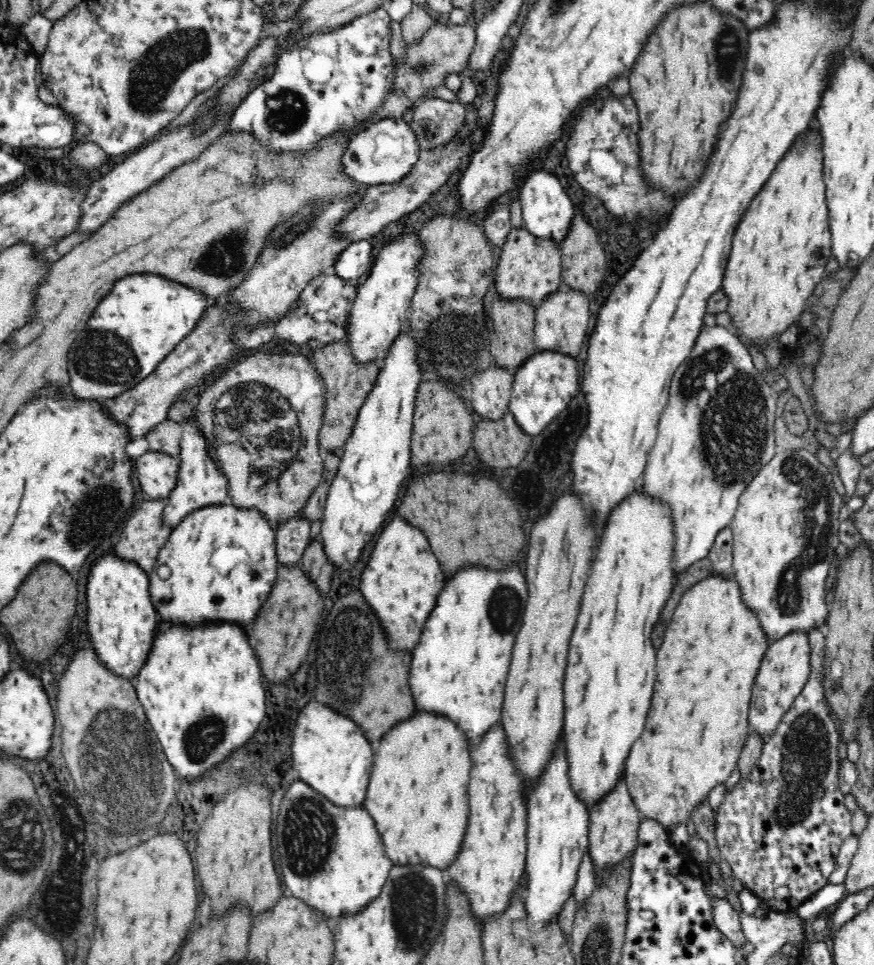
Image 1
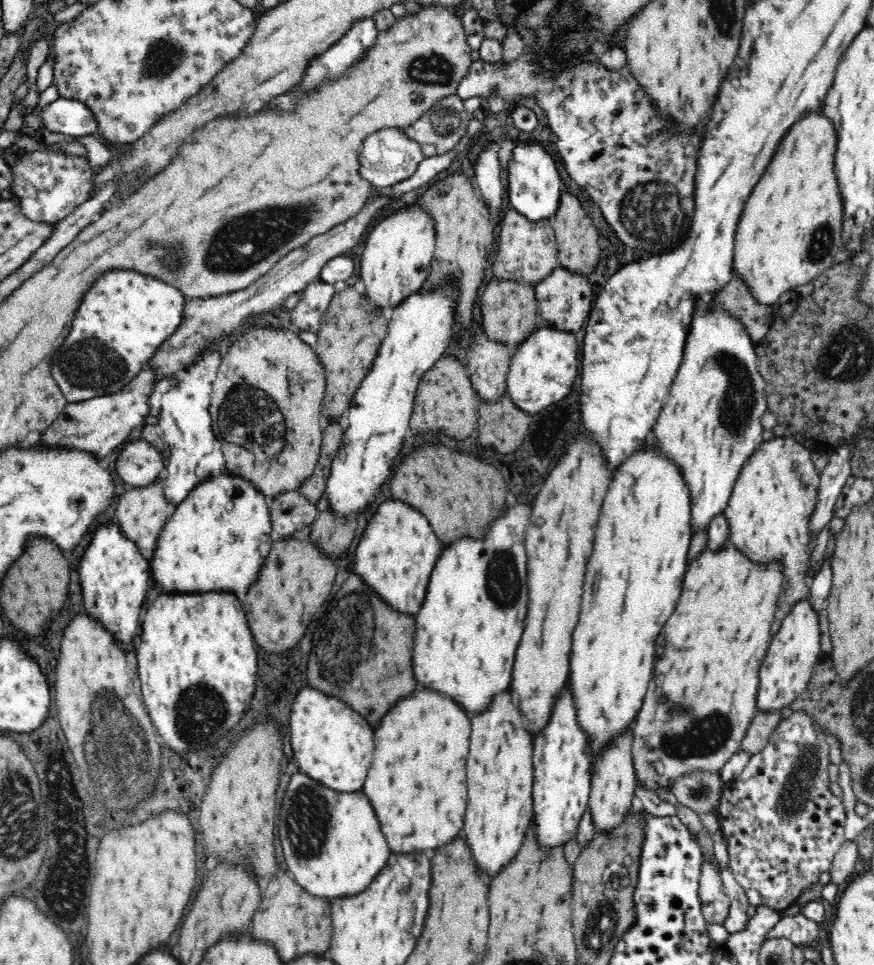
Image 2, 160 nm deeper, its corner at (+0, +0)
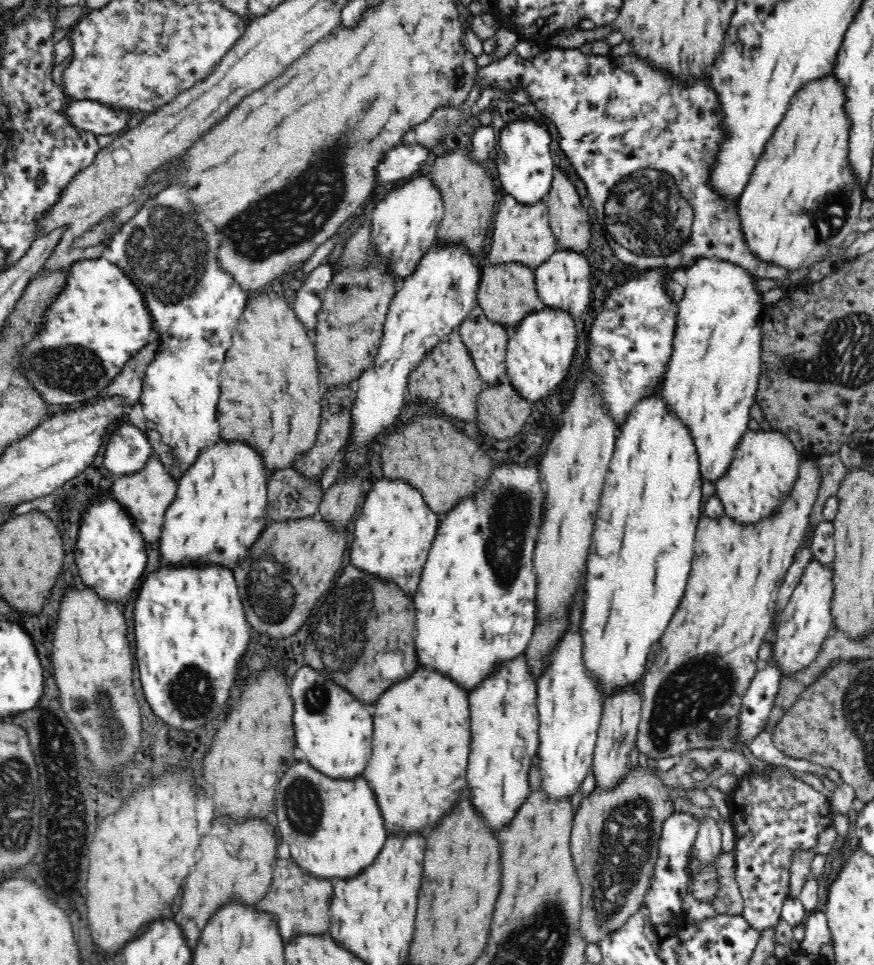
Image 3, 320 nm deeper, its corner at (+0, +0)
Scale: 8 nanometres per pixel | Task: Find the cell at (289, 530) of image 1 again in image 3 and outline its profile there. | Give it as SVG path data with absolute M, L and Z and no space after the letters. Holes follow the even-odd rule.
M276 468L267 478L268 518L286 520L317 514L324 494L320 476L306 476L297 468Z

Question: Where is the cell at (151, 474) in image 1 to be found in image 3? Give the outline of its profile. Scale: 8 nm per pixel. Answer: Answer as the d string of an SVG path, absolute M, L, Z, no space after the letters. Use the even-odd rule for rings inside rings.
M130 421L116 426L104 450L103 464L114 475L140 472L153 454L153 448L147 435Z

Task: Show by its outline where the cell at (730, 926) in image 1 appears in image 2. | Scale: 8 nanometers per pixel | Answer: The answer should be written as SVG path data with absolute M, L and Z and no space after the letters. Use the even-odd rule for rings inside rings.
M703 856L700 878L698 878L700 911L708 923L722 924L728 916L730 899L721 879L720 863L710 856Z

